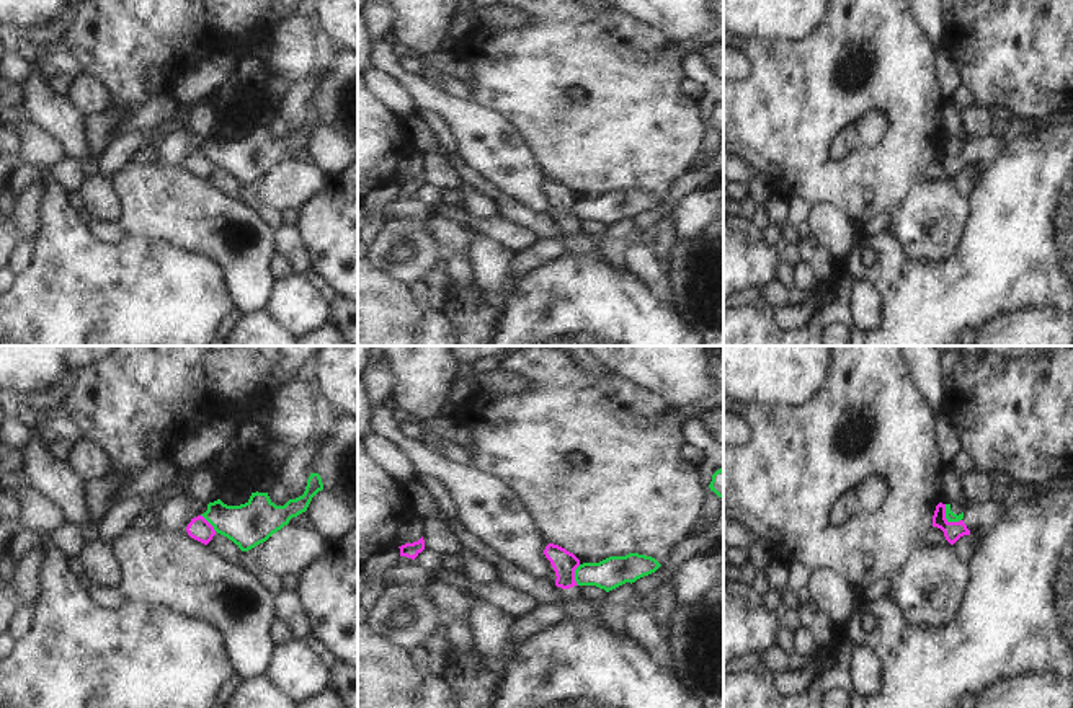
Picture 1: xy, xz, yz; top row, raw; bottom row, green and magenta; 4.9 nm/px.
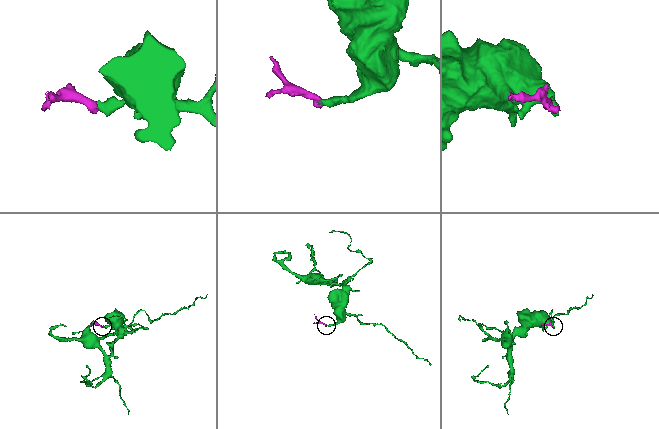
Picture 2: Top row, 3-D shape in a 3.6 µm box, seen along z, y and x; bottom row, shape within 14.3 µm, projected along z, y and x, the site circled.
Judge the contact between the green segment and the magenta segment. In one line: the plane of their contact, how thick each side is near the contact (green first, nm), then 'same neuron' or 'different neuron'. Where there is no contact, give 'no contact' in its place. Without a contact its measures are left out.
meets green in yz; 50 nm thick on the green side, 100 nm on the other; different neuron

